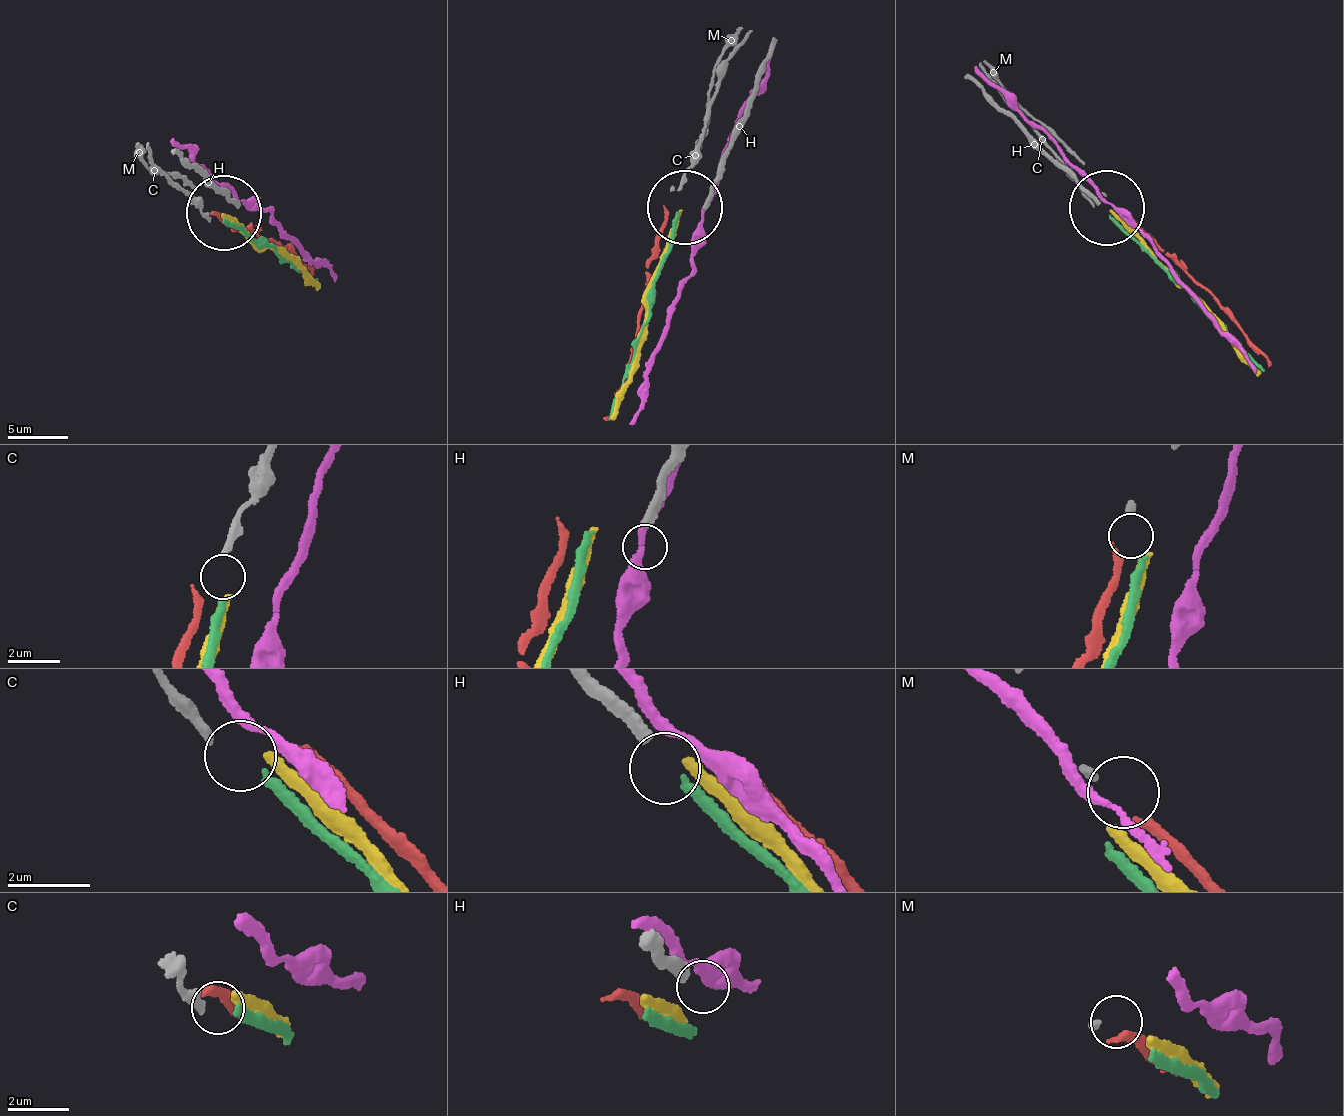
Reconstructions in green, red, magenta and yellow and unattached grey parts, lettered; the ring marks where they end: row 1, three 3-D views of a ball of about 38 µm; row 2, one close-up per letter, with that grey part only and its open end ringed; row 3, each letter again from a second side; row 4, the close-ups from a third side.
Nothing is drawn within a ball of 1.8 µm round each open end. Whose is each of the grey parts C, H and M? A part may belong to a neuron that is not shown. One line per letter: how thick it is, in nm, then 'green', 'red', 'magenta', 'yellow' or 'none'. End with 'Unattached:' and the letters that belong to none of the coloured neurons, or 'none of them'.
C: 240 nm | green
H: 300 nm | none
M: 170 nm | none
Unattached: H, M

